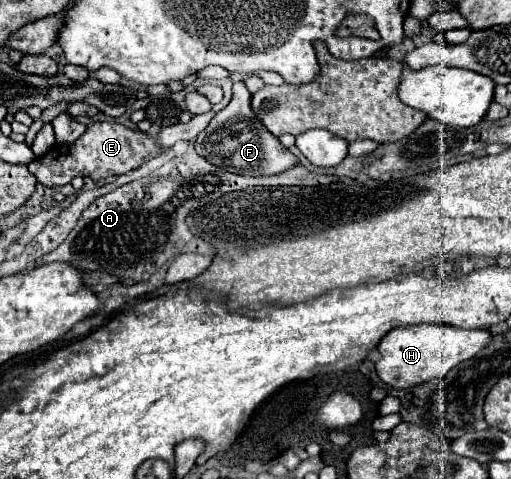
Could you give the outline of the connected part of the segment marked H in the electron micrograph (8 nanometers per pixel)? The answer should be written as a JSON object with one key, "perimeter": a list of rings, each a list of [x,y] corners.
{"perimeter":[[[422,323],[410,327],[392,329],[378,345],[378,361],[376,373],[390,387],[404,389],[412,385],[420,385],[432,379],[446,375],[452,367],[460,365],[466,359],[472,359],[492,341],[492,333],[488,329],[462,329],[452,325],[438,323]]]}

